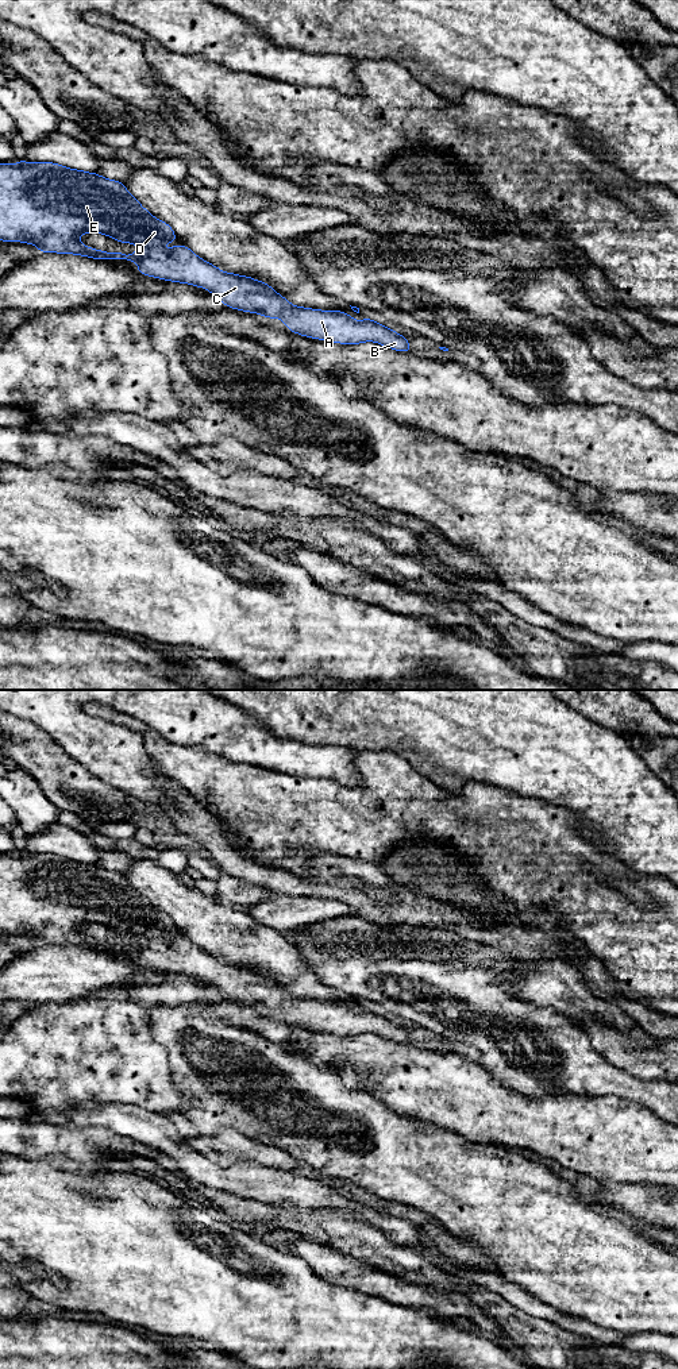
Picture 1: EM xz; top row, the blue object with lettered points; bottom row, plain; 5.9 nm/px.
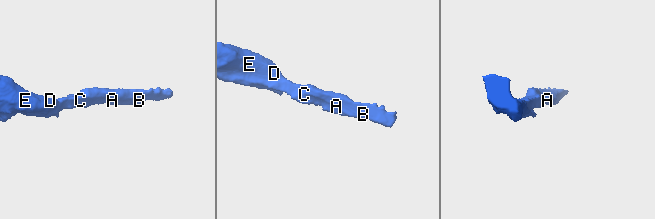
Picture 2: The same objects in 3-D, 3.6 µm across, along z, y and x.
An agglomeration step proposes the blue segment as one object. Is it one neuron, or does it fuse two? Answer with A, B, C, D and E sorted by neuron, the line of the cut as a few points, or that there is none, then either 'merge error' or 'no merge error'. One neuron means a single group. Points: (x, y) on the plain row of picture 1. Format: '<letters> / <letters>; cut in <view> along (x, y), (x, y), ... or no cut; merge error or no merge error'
A B C D E; no cut; no merge error

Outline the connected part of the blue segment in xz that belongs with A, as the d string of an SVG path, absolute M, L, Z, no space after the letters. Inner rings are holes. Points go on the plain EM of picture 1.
M20 851L18 855L14 856L0 855L0 932L34 936L39 940L39 944L74 945L103 952L124 950L130 953L136 953L138 964L143 967L204 979L211 983L217 991L220 991L226 998L243 1003L259 1004L266 1010L280 1010L286 1015L288 1022L292 1022L301 1027L335 1033L340 1036L361 1036L363 1033L375 1033L386 1040L411 1044L411 1036L407 1029L382 1017L381 1014L373 1013L369 1009L358 1013L351 1010L346 1003L340 1003L336 1000L320 1002L294 998L267 975L254 971L251 968L221 963L219 959L193 945L189 937L177 937L166 941L162 937L165 933L177 932L173 919L165 913L154 909L147 901L145 901L140 894L130 886L124 875L116 871L108 871L99 867L97 864L69 860L63 856L51 855L49 852L24 853L23 851ZM89 923L103 925L122 934L136 936L139 938L139 942L126 946L120 942L105 944L103 941L86 938L78 932L78 929L81 925Z

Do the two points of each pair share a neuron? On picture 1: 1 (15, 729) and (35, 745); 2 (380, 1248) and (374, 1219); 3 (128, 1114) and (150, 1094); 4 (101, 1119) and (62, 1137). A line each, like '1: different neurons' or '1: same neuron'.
1: same neuron
2: different neurons
3: different neurons
4: different neurons

